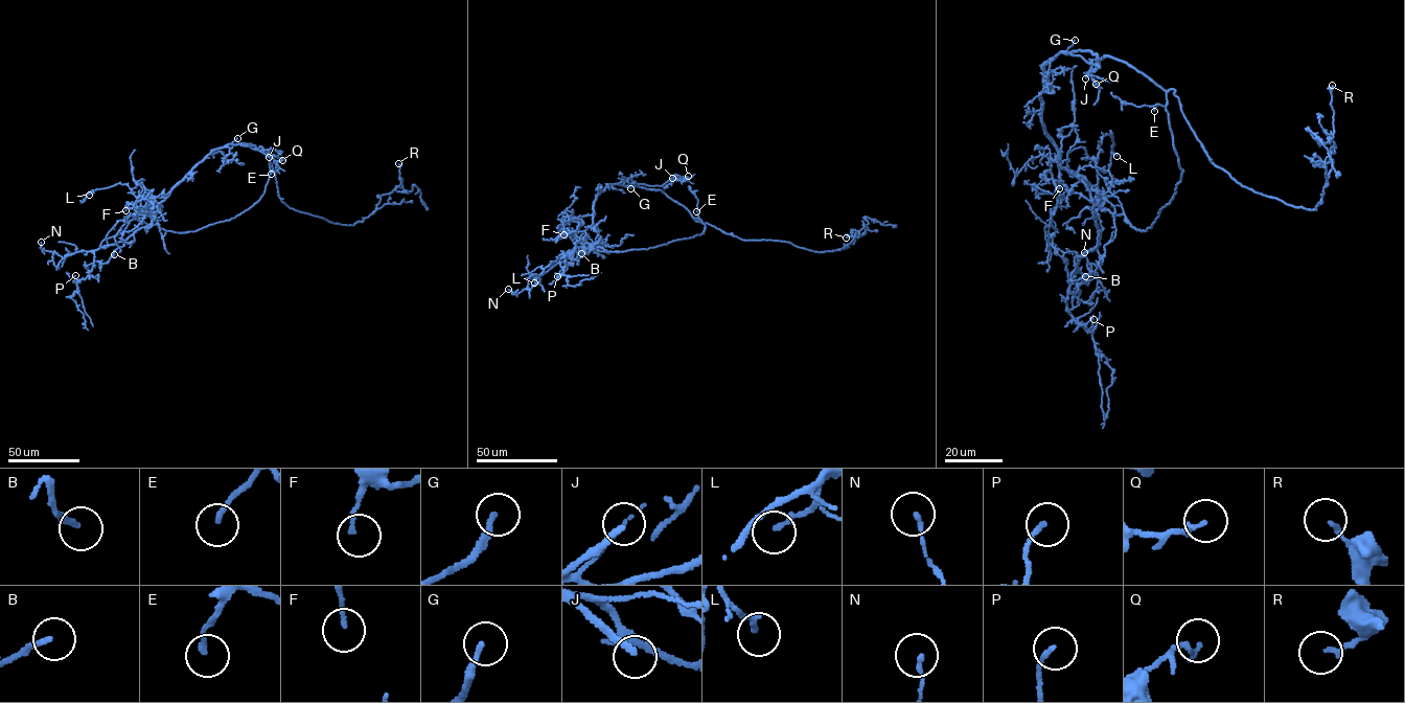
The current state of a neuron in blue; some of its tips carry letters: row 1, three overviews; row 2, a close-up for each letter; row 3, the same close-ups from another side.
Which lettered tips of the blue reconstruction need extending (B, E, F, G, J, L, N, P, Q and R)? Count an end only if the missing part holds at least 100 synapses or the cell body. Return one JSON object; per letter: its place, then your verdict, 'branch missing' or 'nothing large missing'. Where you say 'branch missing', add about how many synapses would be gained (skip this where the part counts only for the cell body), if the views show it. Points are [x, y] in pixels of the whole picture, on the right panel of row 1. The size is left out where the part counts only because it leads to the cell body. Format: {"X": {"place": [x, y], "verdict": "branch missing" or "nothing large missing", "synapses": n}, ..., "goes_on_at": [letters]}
{"B": {"place": [1085, 276], "verdict": "nothing large missing"}, "E": {"place": [1154, 111], "verdict": "nothing large missing"}, "F": {"place": [1059, 188], "verdict": "nothing large missing"}, "G": {"place": [1075, 40], "verdict": "branch missing", "synapses": 100}, "J": {"place": [1085, 78], "verdict": "branch missing"}, "L": {"place": [1116, 156], "verdict": "nothing large missing"}, "N": {"place": [1084, 252], "verdict": "nothing large missing"}, "P": {"place": [1093, 319], "verdict": "nothing large missing"}, "Q": {"place": [1096, 84], "verdict": "nothing large missing"}, "R": {"place": [1332, 85], "verdict": "nothing large missing"}, "goes_on_at": ["G", "J"]}

